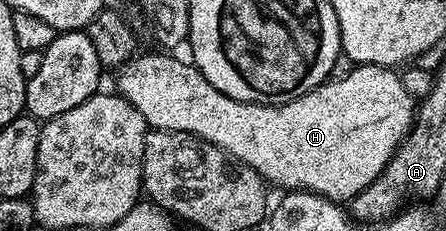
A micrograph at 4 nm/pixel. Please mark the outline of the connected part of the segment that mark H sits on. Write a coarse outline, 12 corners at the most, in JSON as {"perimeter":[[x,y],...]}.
{"perimeter":[[138,53],[116,93],[286,191],[345,204],[384,174],[415,98],[354,65],[280,105]]}

